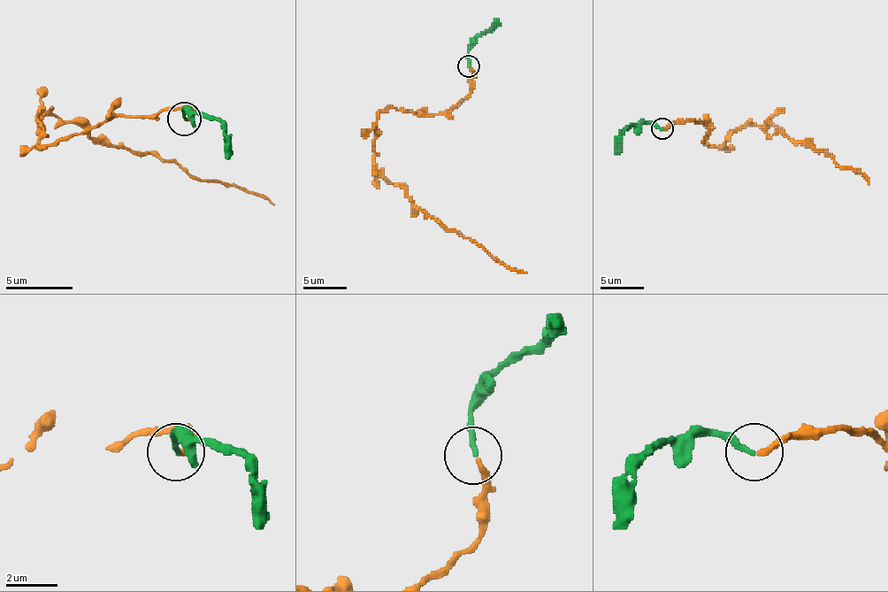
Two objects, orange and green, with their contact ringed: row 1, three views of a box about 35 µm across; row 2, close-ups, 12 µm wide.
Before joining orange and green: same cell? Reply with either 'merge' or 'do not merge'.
merge

